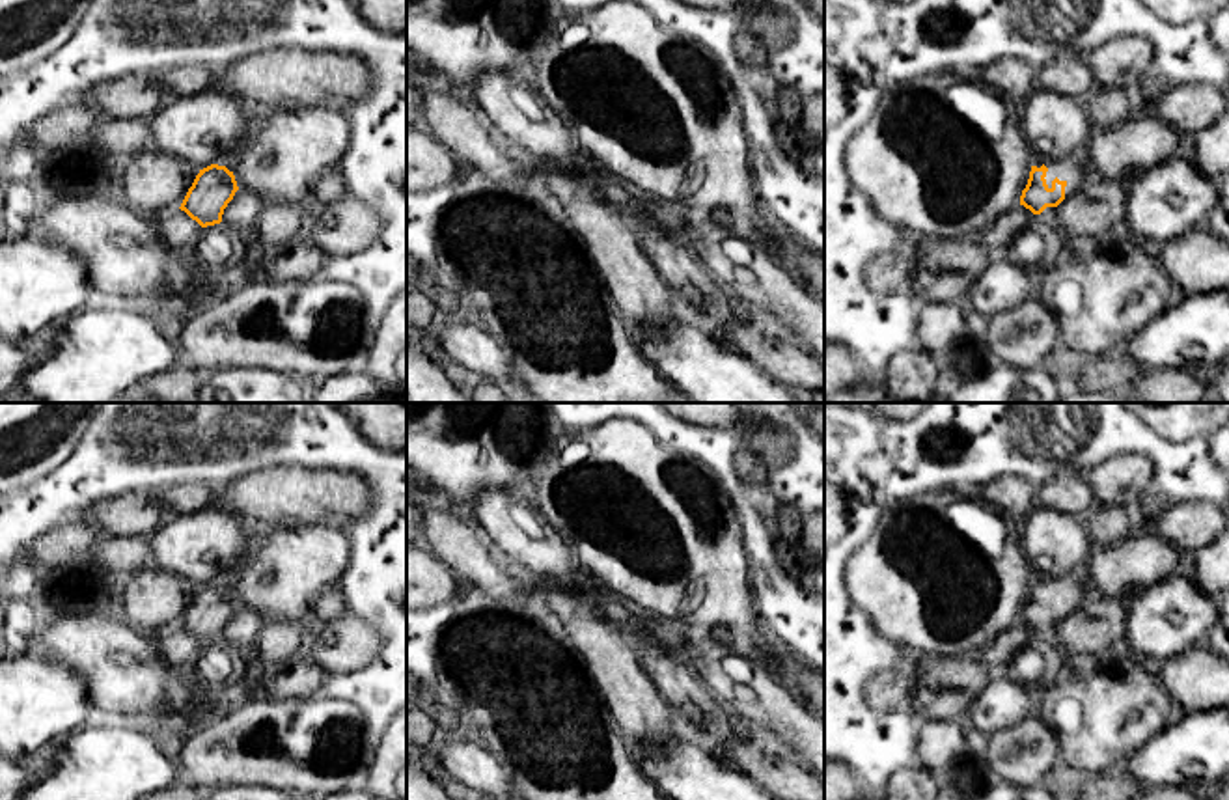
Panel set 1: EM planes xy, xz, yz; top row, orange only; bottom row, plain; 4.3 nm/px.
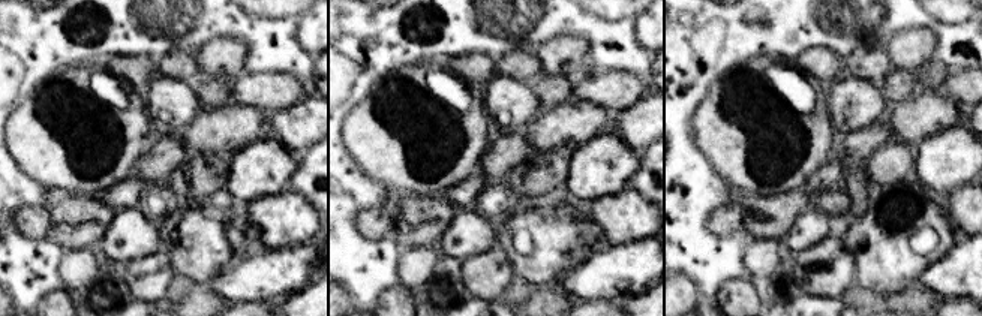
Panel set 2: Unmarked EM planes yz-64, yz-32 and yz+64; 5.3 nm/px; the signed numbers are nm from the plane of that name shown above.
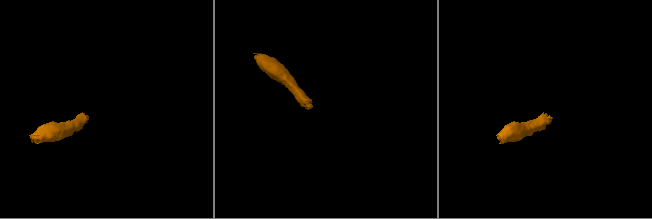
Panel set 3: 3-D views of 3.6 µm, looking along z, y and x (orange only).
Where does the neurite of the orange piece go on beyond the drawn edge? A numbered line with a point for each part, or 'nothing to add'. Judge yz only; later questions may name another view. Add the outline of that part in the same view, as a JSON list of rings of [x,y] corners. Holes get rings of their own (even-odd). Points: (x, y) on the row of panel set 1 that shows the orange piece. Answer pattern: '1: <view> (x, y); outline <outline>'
1: yz (1071, 168); outline [[[1074,153],[1074,155],[1069,155],[1065,159],[1057,159],[1057,160],[1035,160],[1033,162],[1033,166],[1037,166],[1037,168],[1041,168],[1043,164],[1048,168],[1046,177],[1044,177],[1048,188],[1052,188],[1052,181],[1056,177],[1059,181],[1067,183],[1065,200],[1070,194],[1074,194],[1087,179],[1085,177],[1085,159],[1082,153]]]

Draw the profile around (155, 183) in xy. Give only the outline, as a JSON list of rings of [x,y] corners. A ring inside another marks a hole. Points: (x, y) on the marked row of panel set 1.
[[[155,147],[129,157],[125,170],[121,201],[151,218],[179,209],[200,173],[192,164]]]

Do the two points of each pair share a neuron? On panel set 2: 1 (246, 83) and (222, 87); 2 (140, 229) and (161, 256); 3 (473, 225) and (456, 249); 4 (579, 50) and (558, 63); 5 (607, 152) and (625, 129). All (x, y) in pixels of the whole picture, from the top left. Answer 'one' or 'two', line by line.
1: two
2: two
3: one
4: one
5: two

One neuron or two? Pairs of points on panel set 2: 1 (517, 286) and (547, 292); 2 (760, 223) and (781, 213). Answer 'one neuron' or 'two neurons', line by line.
1: one neuron
2: one neuron

